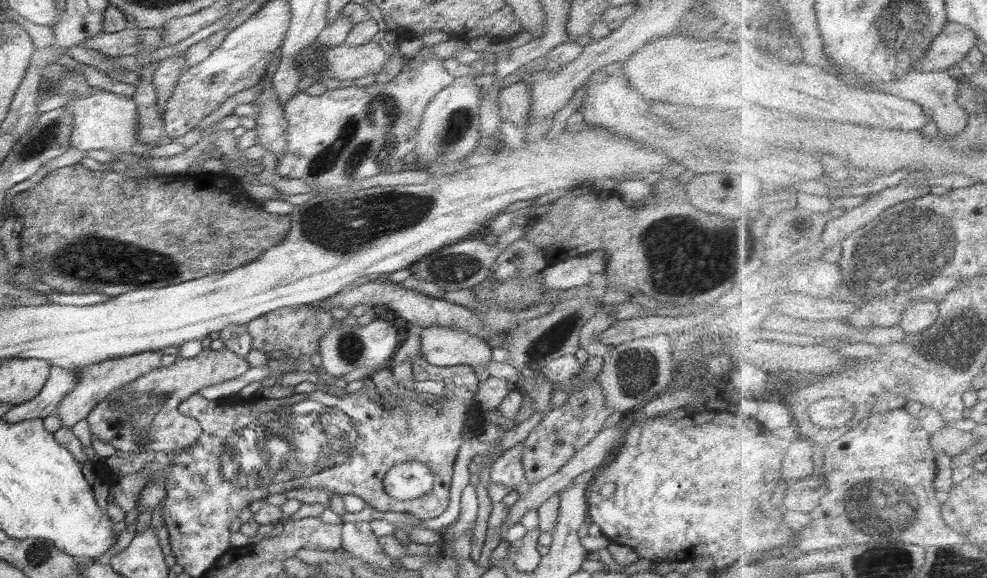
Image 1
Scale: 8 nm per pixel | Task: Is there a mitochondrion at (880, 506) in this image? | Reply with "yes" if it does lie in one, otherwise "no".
yes

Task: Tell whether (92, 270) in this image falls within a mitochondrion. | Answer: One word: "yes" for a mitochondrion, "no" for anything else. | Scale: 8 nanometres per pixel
yes

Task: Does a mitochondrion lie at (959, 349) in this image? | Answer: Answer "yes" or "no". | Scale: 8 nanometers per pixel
yes

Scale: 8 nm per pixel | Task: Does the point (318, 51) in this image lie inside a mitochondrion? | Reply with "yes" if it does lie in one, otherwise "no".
no

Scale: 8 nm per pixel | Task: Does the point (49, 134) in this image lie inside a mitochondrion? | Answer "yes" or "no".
yes

